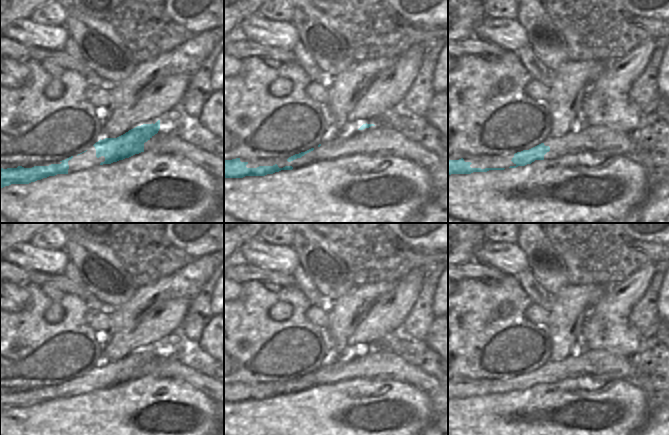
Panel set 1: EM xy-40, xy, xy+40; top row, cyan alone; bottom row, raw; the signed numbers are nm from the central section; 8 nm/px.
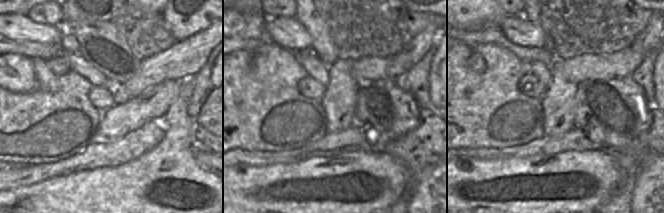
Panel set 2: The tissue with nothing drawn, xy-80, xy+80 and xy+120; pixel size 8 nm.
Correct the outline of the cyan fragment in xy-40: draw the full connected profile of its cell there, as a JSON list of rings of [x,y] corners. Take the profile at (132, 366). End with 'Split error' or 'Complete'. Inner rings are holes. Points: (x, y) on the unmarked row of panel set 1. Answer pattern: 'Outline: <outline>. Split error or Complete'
Outline: [[[160,344],[155,348],[137,350],[117,362],[100,363],[93,369],[96,381],[105,381],[105,385],[100,389],[111,388],[144,376],[144,367],[157,358],[159,353]]]. Complete.

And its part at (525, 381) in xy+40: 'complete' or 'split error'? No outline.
complete

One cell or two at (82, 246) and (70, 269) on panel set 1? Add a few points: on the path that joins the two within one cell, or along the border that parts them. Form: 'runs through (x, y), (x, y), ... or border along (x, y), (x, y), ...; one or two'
border along (70, 261), (77, 269), (84, 284); two

